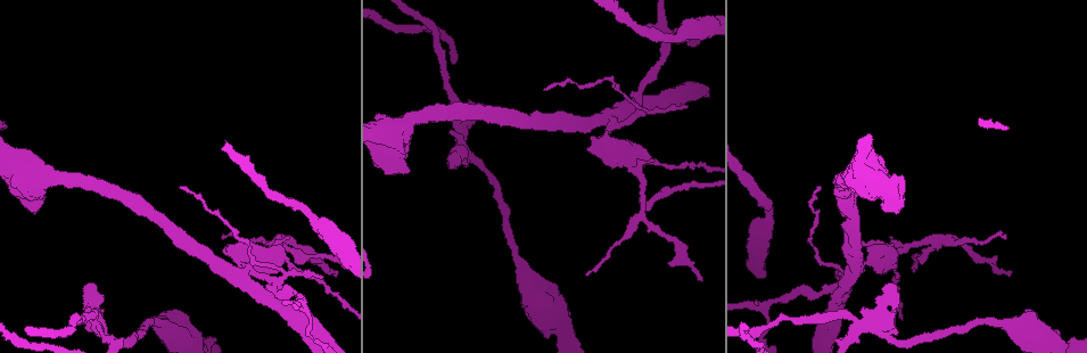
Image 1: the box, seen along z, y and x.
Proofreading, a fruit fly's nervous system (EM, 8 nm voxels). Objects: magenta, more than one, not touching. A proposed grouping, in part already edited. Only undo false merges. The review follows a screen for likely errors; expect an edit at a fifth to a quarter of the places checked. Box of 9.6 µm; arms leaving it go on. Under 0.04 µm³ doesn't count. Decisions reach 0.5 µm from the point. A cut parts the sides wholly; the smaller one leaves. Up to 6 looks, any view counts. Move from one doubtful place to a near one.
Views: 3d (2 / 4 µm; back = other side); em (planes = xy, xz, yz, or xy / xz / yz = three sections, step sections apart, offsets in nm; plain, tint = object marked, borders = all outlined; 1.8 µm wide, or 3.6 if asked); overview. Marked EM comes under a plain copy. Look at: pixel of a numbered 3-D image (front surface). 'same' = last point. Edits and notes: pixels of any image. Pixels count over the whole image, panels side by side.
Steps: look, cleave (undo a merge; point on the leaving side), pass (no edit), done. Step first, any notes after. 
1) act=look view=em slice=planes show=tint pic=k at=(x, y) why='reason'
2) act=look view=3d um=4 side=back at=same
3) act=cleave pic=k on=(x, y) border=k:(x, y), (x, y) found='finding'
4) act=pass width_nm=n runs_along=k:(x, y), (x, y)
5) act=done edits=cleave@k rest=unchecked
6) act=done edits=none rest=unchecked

act=look view=em slice=yz step=16 show=tint pic=1 at=(935, 239) why='abrupt turn'

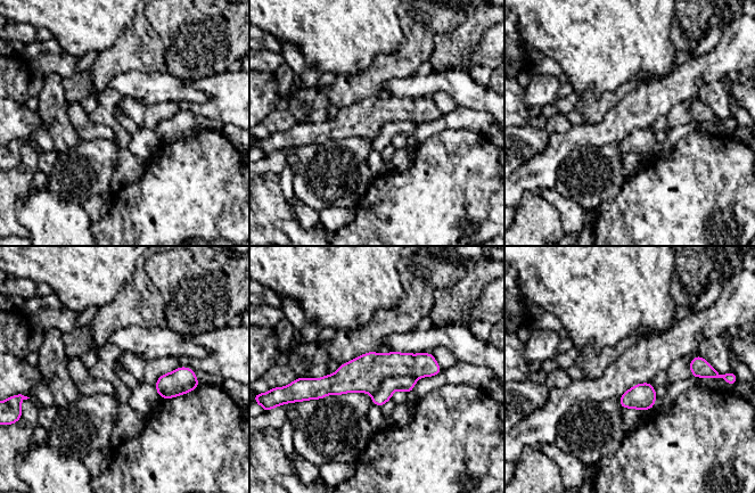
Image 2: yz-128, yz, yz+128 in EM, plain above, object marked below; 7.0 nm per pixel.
act=look view=em slice=planes show=tint at=same

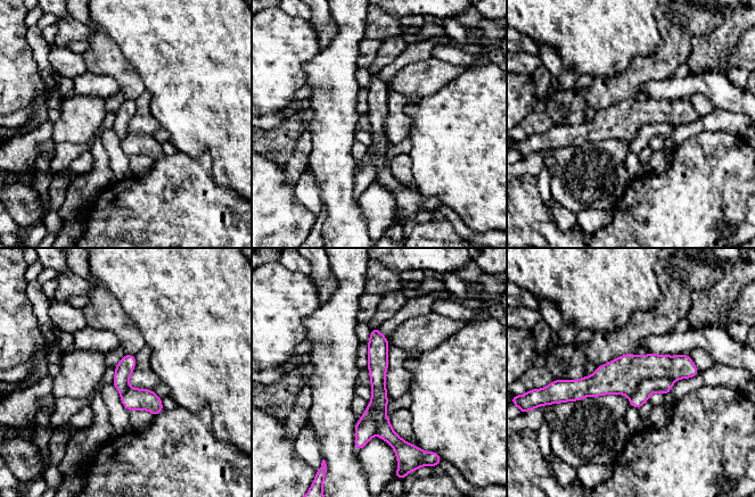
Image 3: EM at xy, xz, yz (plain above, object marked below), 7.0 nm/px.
act=cleave pic=3 on=(661, 384) part_leaving=3:(670, 383), (650, 384), (632, 403) found='two neurons meet here'

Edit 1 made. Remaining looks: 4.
act=look view=3d um=4 pic=1 at=(606, 120)

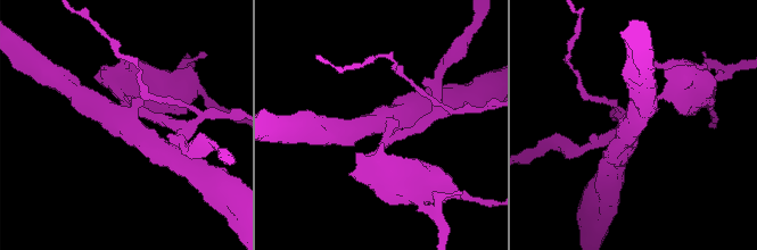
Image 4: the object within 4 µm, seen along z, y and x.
act=look view=em slice=planes show=tint pic=4 at=(633, 113) why='shape alone is not enough'

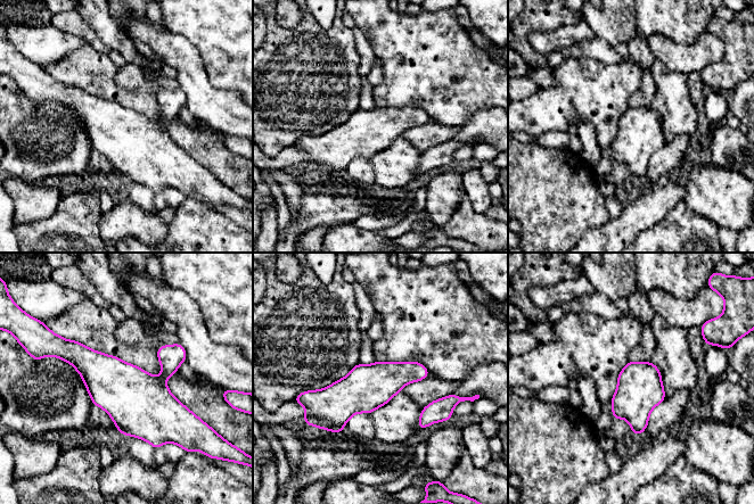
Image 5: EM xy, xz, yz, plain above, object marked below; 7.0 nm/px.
act=pass width_nm=320 found='all the same neuron'

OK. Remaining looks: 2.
act=look view=em slice=planes show=tint pic=1 at=(304, 306) why='arms part here'

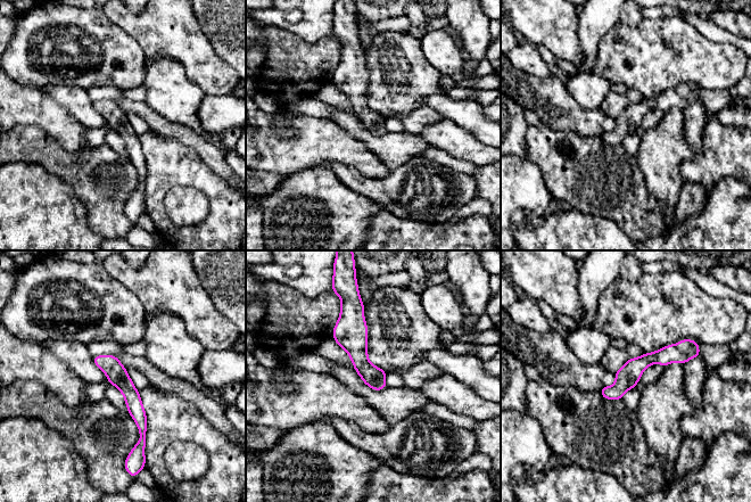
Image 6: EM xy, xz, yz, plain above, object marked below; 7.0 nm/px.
act=pass runs_along=6:(692, 354), (646, 359), (603, 392) found='one neuron here'

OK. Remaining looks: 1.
act=done edits=cleave@3 rest=unchecked

